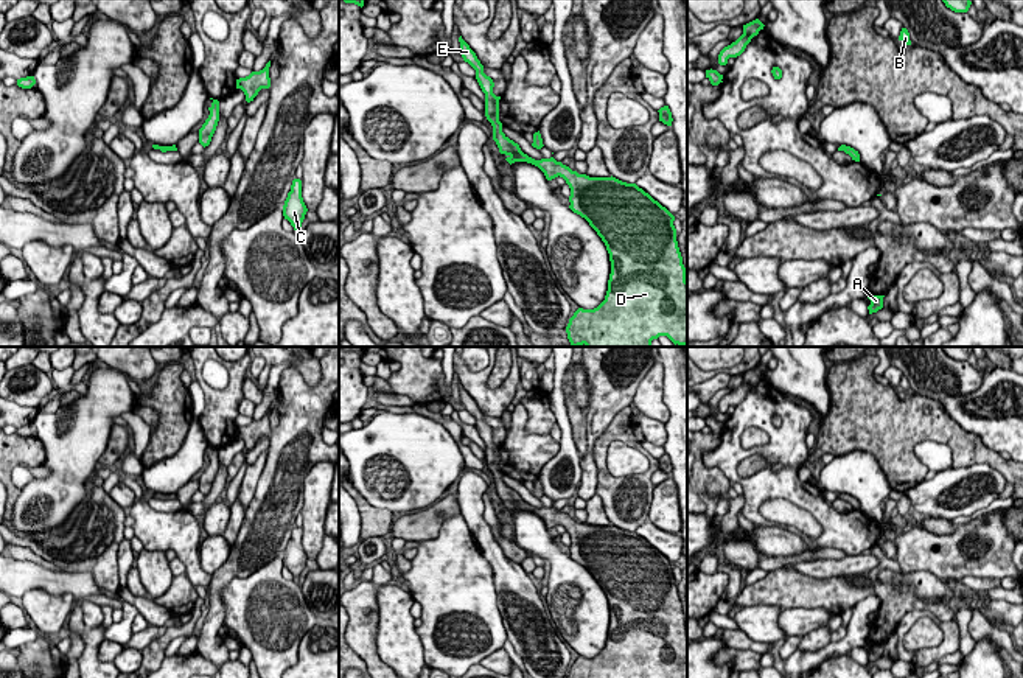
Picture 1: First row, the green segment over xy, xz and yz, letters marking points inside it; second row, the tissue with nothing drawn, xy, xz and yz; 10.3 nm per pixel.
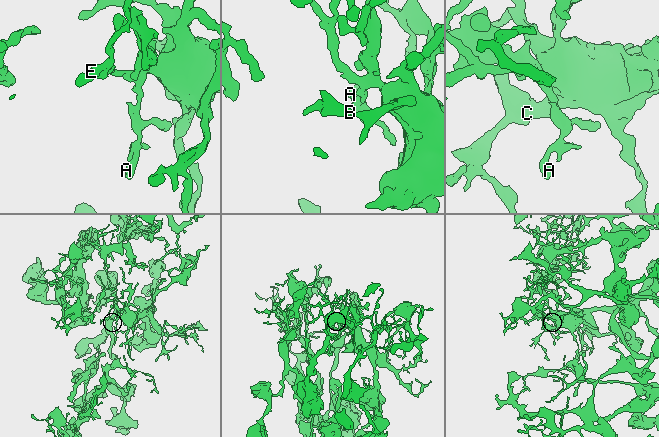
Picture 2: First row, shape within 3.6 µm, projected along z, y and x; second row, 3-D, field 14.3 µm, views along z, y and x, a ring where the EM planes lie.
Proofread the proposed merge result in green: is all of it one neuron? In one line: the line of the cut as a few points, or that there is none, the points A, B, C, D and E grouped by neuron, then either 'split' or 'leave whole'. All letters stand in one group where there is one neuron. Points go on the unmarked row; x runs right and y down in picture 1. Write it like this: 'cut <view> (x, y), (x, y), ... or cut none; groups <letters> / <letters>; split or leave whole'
cut none; groups A B C D E; leave whole

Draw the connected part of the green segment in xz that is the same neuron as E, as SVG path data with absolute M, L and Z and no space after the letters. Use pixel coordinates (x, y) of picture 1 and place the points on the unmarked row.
M459 386L460 401L465 411L476 418L476 428L485 442L485 465L493 474L493 488L496 490L499 501L507 504L507 510L527 510L538 515L547 529L563 526L571 536L569 557L585 566L589 574L597 580L606 594L611 610L611 622L608 628L608 639L605 648L594 658L578 656L569 667L566 678L687 678L687 628L686 616L676 589L676 577L673 574L675 564L655 549L648 541L639 536L636 532L627 532L616 526L589 526L578 522L569 515L557 510L553 505L535 508L524 502L518 491L510 488L502 481L502 471L499 470L499 448L493 442L494 431L484 421L484 414L477 407L470 393Z

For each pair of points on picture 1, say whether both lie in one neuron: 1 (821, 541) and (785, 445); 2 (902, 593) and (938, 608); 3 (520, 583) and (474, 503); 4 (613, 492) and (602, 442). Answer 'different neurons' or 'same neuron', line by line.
1: same neuron
2: same neuron
3: same neuron
4: same neuron

